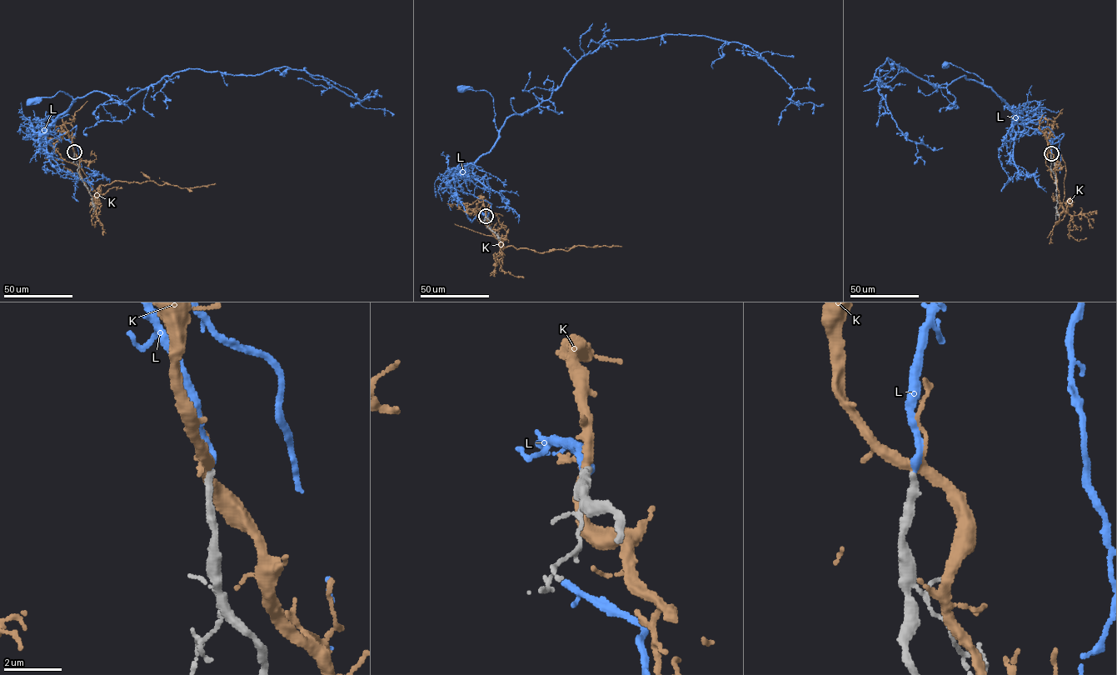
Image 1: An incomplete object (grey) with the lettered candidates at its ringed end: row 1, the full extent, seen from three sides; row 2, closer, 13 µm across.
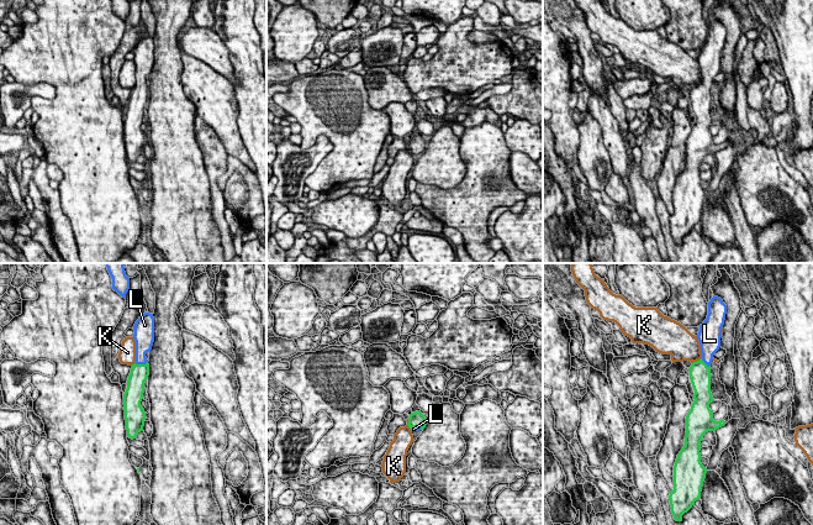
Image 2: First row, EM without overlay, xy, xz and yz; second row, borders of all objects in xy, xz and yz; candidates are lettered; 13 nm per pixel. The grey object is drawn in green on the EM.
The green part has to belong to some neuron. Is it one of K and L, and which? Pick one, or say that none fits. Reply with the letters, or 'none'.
L

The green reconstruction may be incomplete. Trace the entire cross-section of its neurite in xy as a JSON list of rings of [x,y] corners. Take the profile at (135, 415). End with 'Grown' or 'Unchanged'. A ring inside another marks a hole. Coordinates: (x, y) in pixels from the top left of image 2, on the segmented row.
[[[144,313],[136,321],[133,338],[136,341],[136,363],[132,364],[127,380],[127,389],[123,394],[123,410],[127,436],[136,439],[143,431],[146,413],[141,406],[144,393],[144,382],[149,376],[149,364],[146,357],[151,352],[154,342],[154,317],[153,314]]]. Grown

